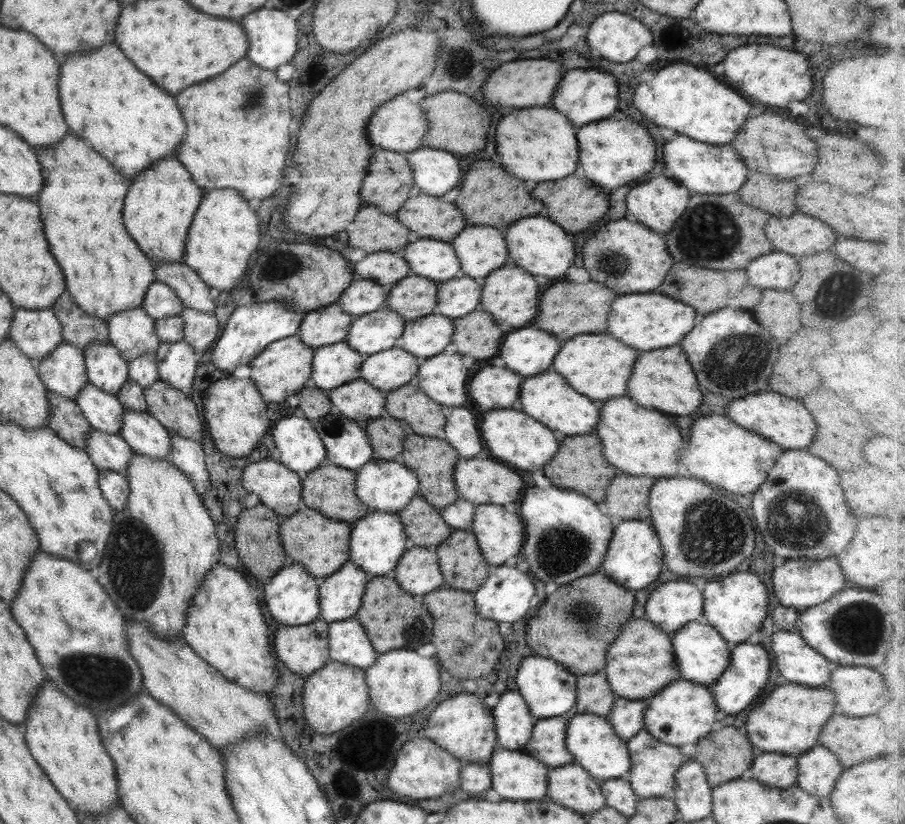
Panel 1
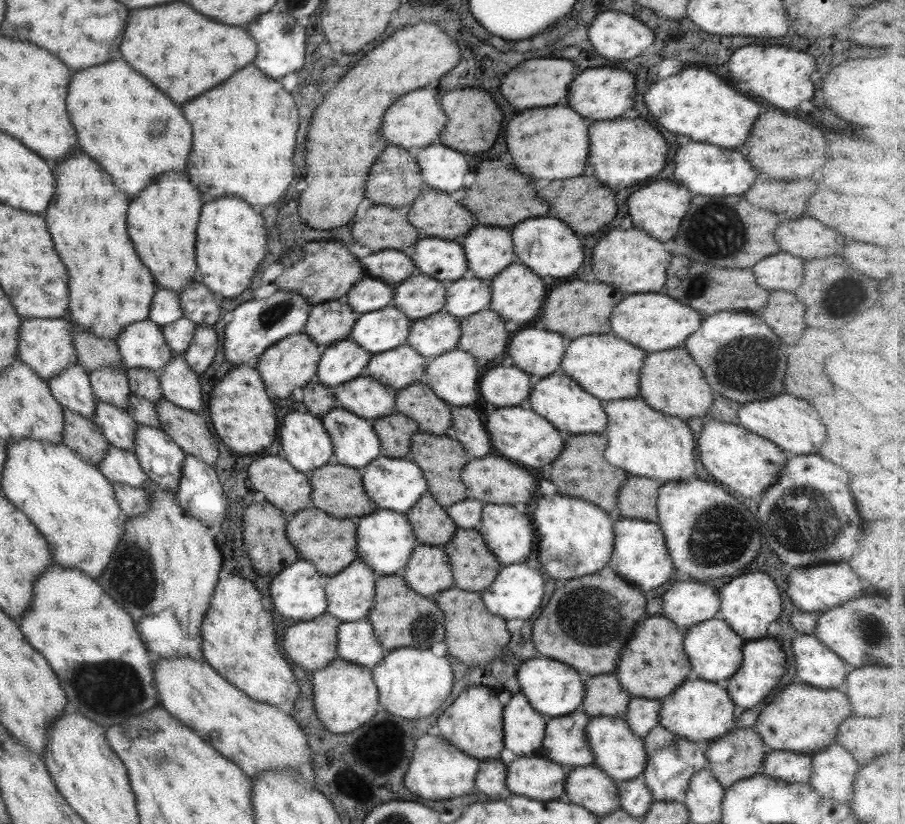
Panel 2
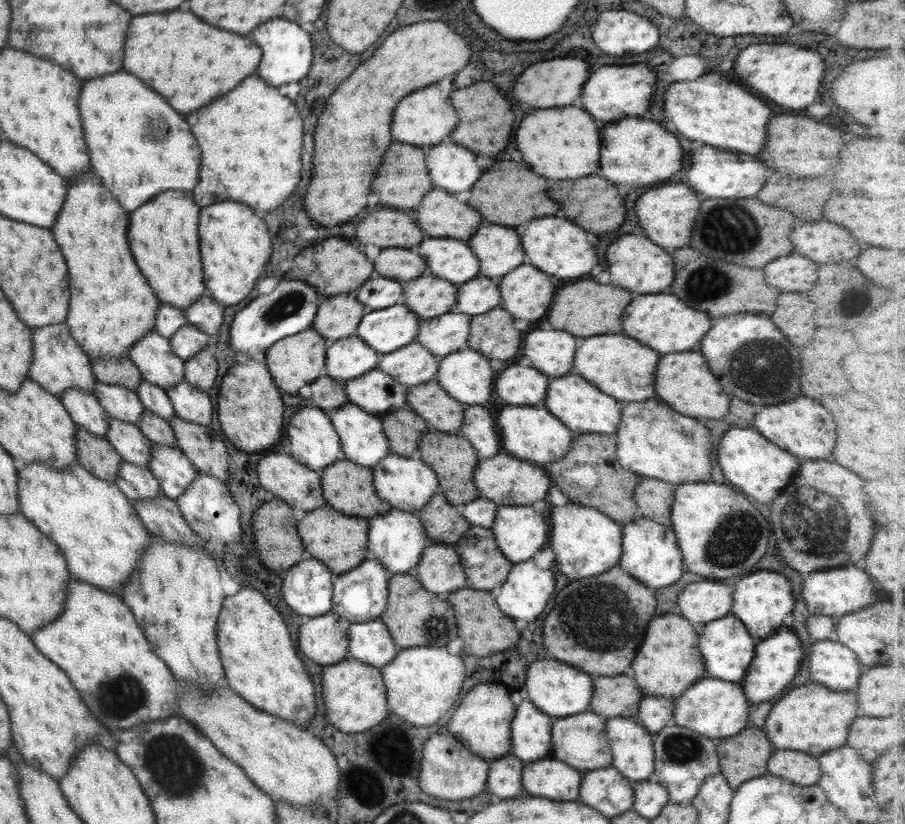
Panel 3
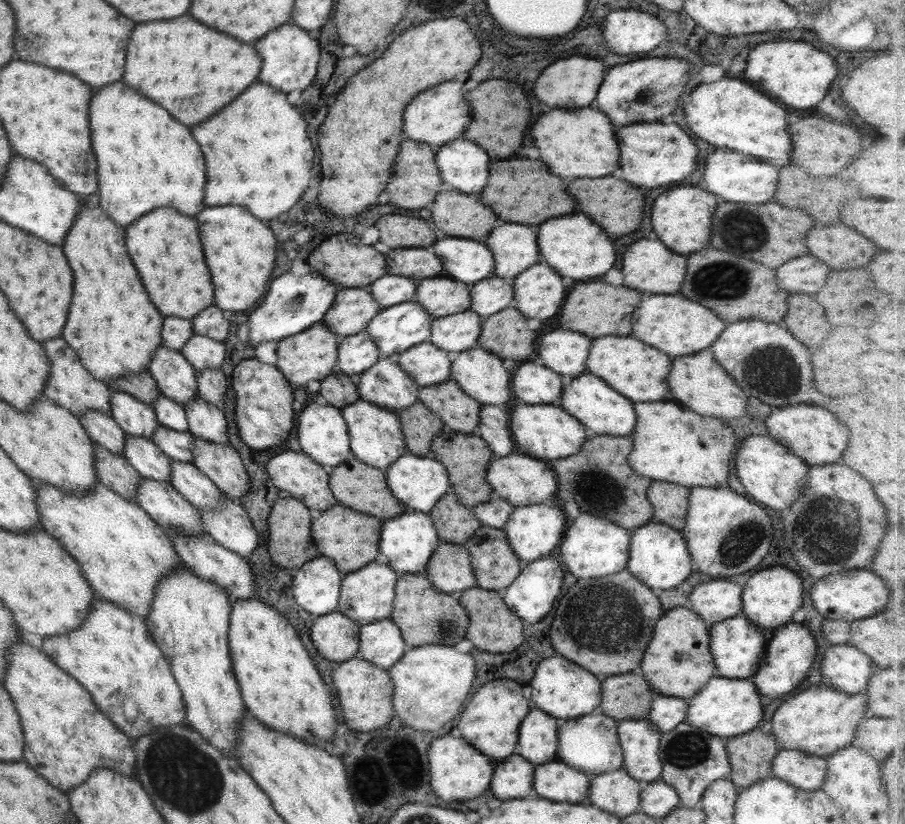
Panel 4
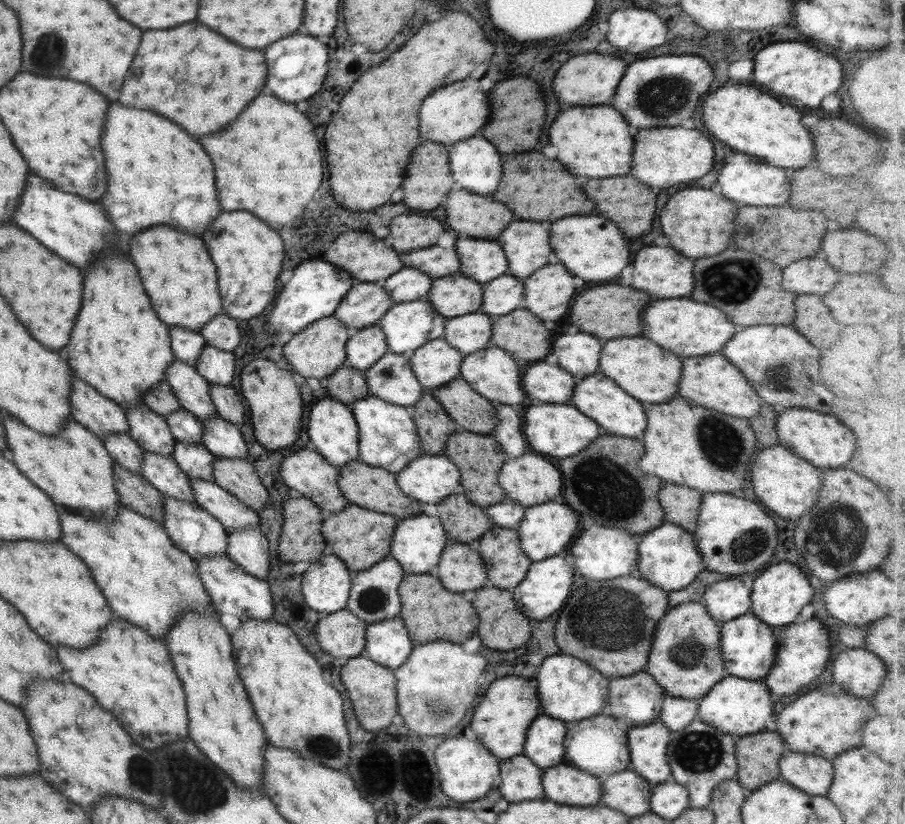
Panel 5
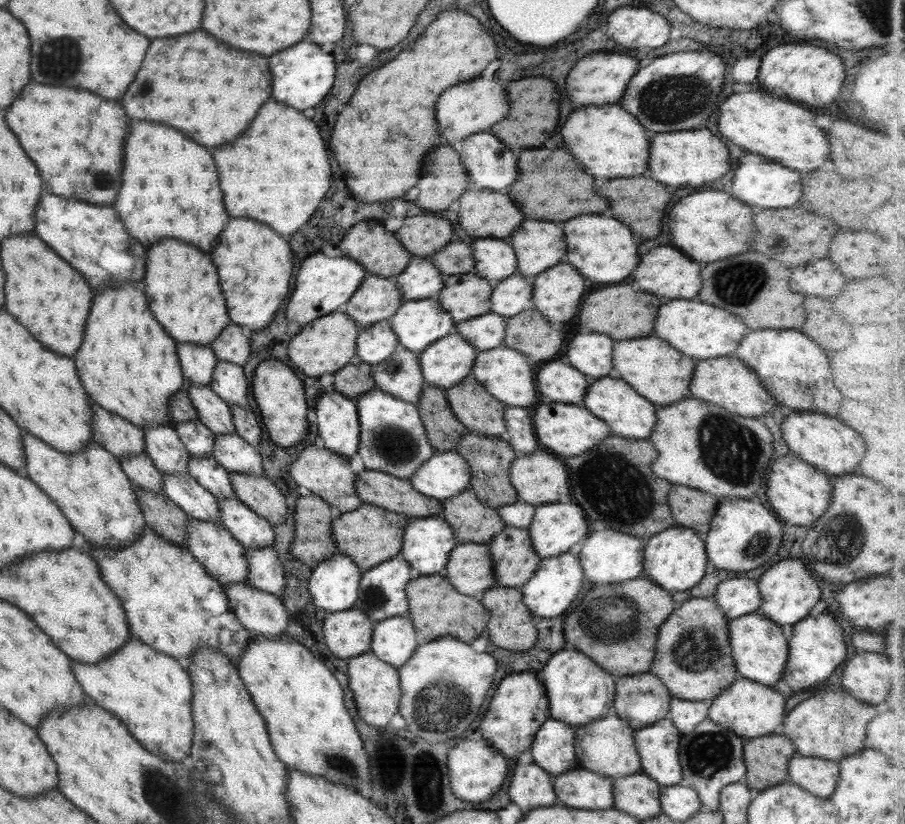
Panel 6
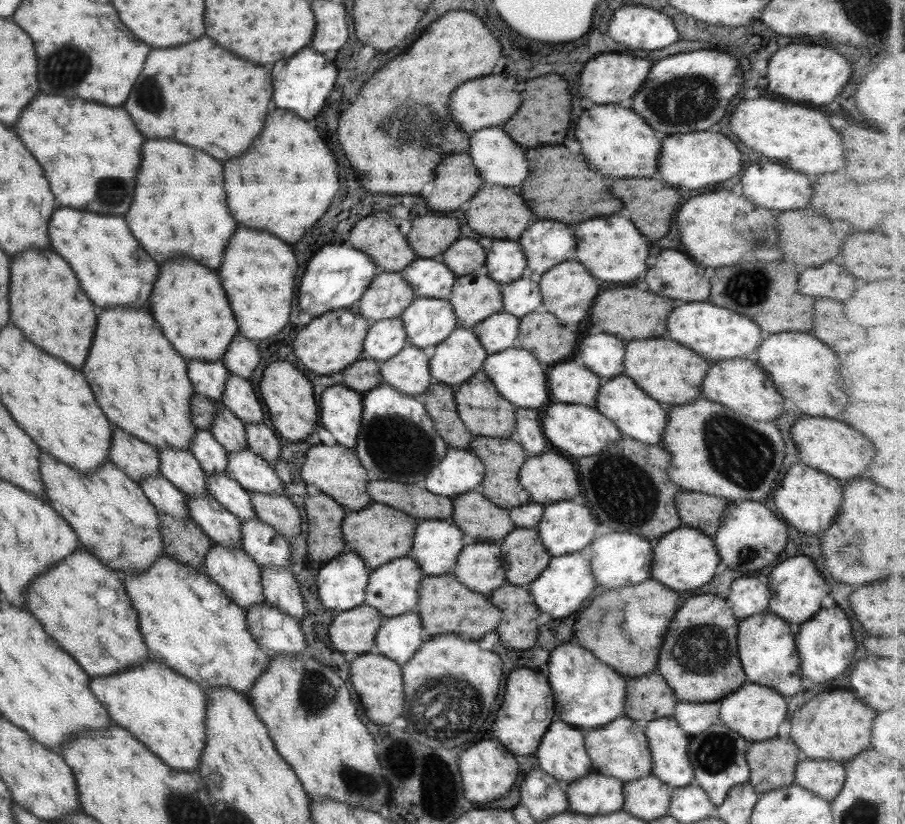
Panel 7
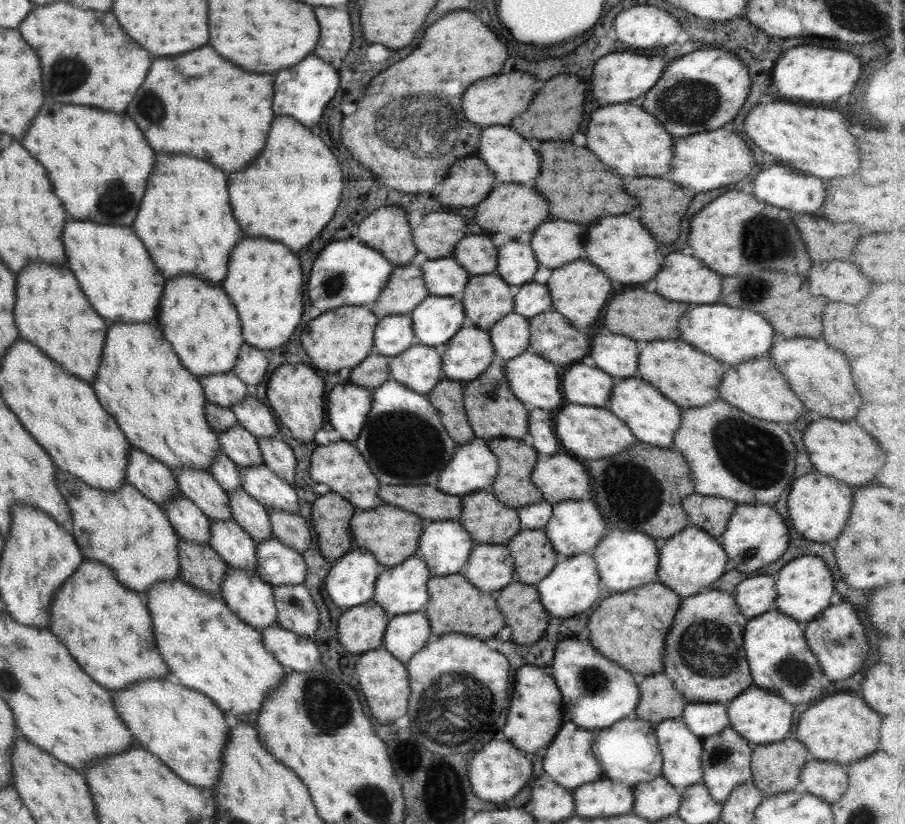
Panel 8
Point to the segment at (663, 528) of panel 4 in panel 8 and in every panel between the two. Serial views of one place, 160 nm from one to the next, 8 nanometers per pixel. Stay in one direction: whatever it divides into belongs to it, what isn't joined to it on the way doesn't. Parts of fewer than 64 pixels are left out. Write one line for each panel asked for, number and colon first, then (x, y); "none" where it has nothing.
5: (667, 556)
6: (675, 558)
7: (684, 559)
8: (689, 561)

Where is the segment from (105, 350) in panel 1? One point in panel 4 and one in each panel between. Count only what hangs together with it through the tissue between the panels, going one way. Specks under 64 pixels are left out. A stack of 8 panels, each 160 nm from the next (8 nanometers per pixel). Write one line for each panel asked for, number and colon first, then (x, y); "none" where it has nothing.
2: (110, 385)
3: (120, 403)
4: (133, 417)

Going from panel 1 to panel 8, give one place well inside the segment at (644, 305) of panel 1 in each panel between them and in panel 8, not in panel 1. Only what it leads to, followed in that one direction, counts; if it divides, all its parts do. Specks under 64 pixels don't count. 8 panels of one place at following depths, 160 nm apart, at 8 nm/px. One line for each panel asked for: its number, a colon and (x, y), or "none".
2: (653, 322)
3: (659, 321)
4: (671, 324)
5: (686, 328)
6: (700, 331)
7: (714, 333)
8: (732, 336)

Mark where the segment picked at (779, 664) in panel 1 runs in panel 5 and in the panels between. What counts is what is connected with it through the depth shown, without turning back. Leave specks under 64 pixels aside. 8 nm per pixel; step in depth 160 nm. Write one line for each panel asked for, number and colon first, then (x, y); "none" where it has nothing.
2: (814, 664)
3: (830, 664)
4: (844, 668)
5: (858, 672)

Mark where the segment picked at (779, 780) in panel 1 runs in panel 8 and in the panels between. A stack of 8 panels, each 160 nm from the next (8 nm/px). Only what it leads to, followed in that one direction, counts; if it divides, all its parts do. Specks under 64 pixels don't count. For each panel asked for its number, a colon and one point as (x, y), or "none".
2: (790, 767)
3: (801, 769)
4: (798, 769)
5: (810, 774)
6: (818, 777)
7: (824, 779)
8: (822, 779)

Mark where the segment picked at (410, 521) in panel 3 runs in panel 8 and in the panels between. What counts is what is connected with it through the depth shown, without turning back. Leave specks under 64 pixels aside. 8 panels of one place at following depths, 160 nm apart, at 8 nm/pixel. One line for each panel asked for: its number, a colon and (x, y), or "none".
4: (406, 541)
5: (417, 543)
6: (427, 541)
7: (436, 542)
8: (443, 546)

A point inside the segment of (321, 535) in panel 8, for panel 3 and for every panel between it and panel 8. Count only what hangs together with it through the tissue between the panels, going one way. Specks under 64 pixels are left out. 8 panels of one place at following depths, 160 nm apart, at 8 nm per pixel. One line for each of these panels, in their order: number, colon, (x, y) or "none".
3: (275, 538)
4: (289, 544)
5: (299, 539)
6: (312, 542)
7: (323, 515)

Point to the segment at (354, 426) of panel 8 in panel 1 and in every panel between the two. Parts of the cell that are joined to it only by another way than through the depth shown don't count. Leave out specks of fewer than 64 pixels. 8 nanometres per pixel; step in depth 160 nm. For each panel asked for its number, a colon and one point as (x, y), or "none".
1: (300, 450)
2: (306, 446)
3: (313, 442)
4: (321, 431)
5: (331, 427)
6: (337, 423)
7: (340, 409)

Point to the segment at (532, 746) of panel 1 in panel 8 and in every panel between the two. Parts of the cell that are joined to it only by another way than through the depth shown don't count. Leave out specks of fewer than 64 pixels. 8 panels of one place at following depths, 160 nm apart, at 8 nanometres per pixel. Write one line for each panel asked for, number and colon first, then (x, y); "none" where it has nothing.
2: (564, 743)
3: (579, 741)
4: (589, 744)
5: (598, 746)
6: (606, 746)
7: (618, 749)
8: (627, 752)

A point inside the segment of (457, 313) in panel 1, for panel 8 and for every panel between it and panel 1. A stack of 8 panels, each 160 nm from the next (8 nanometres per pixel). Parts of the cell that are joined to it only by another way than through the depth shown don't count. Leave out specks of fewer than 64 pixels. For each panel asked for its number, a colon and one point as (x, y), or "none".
2: (463, 297)
3: (478, 295)
4: (490, 295)
5: (503, 294)
6: (509, 296)
7: (519, 297)
8: (529, 300)

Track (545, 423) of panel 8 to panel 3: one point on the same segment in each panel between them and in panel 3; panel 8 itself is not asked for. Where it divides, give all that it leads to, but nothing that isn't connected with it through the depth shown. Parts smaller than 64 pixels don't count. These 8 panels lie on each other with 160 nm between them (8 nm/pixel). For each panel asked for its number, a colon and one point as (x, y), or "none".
3: (477, 426)
4: (492, 428)
5: (507, 432)
6: (517, 422)
7: (527, 426)

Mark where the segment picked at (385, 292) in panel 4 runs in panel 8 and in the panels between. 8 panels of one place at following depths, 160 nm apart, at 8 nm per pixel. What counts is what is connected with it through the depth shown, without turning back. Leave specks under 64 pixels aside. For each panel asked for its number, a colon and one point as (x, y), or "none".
5: (406, 285)
6: (419, 280)
7: (428, 278)
8: (442, 277)

